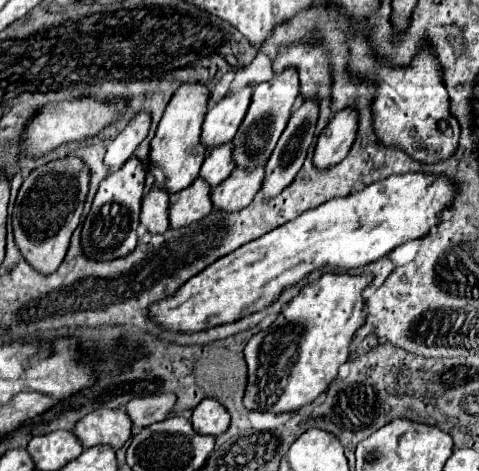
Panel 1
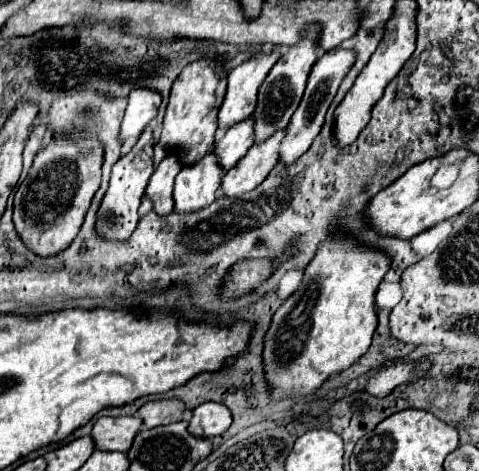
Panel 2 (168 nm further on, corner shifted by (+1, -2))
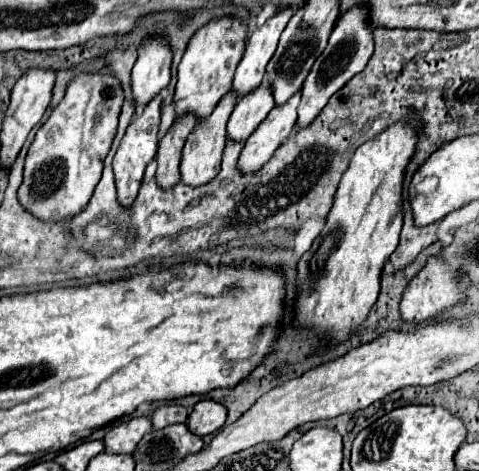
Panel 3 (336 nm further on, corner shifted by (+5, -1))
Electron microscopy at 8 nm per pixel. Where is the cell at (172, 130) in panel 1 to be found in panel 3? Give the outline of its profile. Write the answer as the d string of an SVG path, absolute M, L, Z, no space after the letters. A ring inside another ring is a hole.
M233 17L213 19L189 39L185 55L179 63L179 79L175 89L177 115L193 113L197 117L207 117L207 113L211 113L217 101L231 91L231 81L245 53L245 45L247 45L247 27Z

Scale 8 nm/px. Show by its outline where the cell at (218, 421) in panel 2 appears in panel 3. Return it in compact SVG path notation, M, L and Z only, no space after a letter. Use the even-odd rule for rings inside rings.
M199 401L189 415L187 427L191 429L191 433L205 437L217 433L225 425L225 417L227 417L225 405L217 401Z

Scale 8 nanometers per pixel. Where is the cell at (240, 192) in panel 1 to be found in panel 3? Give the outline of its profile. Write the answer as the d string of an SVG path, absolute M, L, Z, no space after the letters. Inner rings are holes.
M295 93L287 103L275 105L267 119L259 123L255 133L245 141L245 147L239 157L239 169L245 173L251 173L259 169L267 159L271 159L271 153L293 133L293 125L297 121L297 105L299 105L301 93Z

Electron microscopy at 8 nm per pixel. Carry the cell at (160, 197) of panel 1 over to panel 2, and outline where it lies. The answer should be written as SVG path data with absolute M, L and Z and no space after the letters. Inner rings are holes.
M175 154L165 156L165 160L155 168L155 172L149 178L145 196L153 202L153 212L163 216L173 212L173 180L179 174L181 166L177 162Z

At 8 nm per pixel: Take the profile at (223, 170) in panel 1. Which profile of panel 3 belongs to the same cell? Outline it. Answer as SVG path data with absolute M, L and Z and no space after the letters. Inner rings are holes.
M259 85L255 91L241 97L237 101L237 105L231 113L229 125L227 125L229 137L237 139L237 141L245 141L273 107L275 107L273 89L265 87L265 85Z

